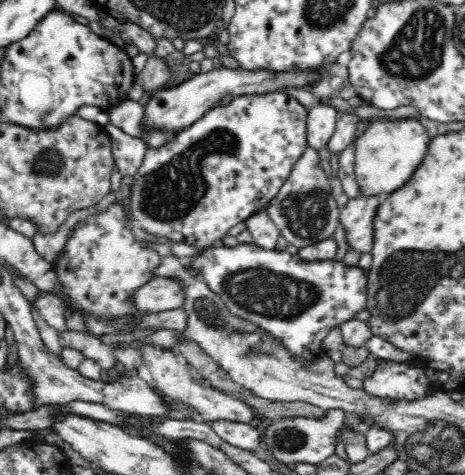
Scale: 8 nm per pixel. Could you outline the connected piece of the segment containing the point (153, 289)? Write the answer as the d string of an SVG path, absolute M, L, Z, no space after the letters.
M168 278L150 279L132 294L133 308L142 315L154 314L179 308L184 300L184 291L177 280Z

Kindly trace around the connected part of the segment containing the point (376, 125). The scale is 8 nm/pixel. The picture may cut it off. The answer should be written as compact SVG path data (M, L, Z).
M417 119L378 120L368 122L366 130L356 138L355 176L360 197L385 197L412 178L427 156L431 139Z

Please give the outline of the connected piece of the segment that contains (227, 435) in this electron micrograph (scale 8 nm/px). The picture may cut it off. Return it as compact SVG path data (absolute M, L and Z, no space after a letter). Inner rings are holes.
M216 420L210 422L210 424L216 434L221 436L228 444L252 453L260 450L260 442L262 440L260 425L227 420Z

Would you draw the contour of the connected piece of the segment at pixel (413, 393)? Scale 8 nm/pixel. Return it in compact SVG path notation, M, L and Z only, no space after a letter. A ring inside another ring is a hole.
M384 360L372 377L364 380L364 391L388 401L409 401L426 396L430 380L417 366Z

